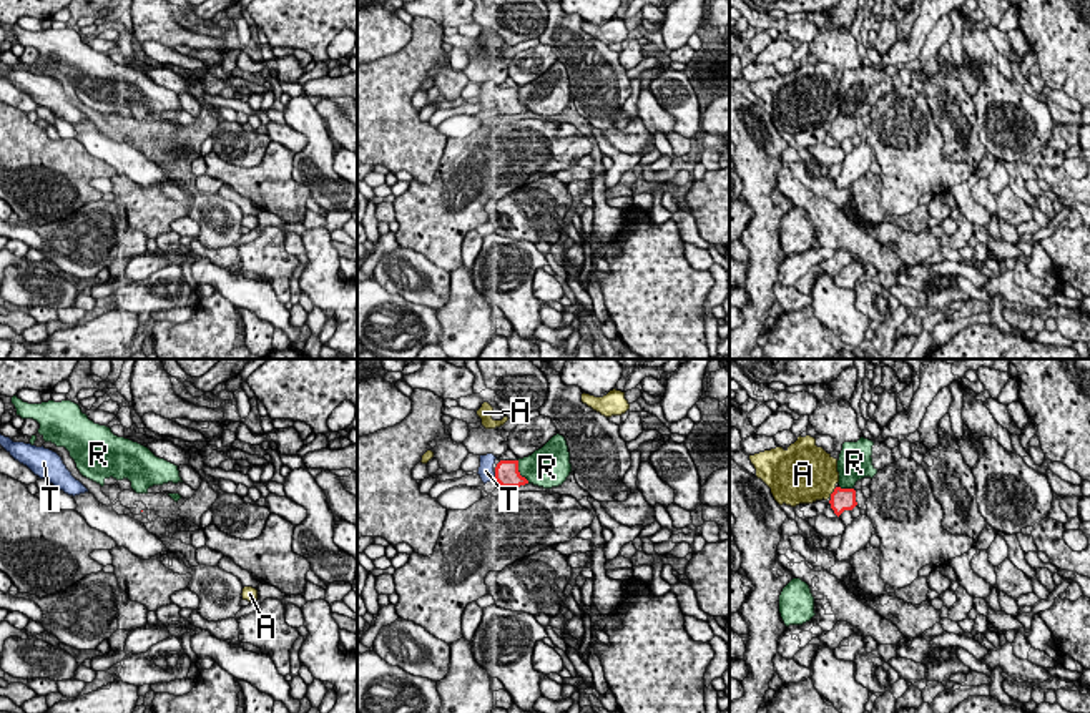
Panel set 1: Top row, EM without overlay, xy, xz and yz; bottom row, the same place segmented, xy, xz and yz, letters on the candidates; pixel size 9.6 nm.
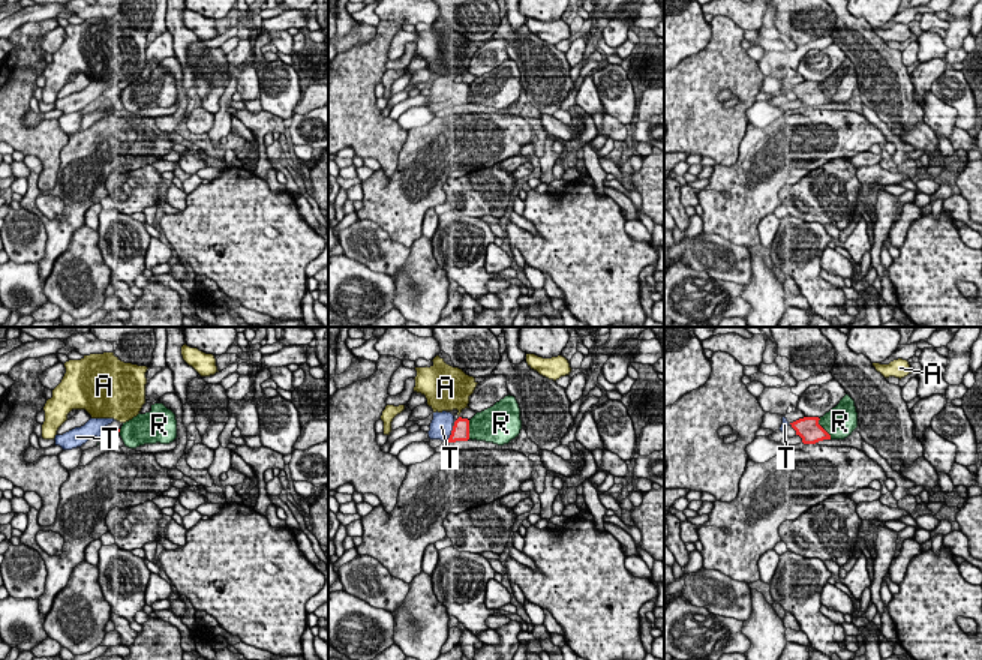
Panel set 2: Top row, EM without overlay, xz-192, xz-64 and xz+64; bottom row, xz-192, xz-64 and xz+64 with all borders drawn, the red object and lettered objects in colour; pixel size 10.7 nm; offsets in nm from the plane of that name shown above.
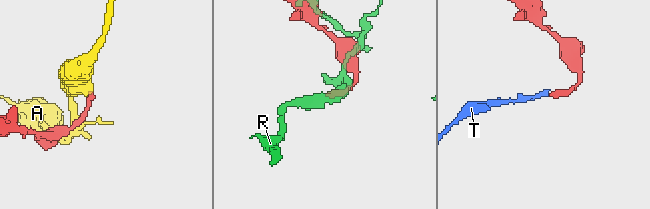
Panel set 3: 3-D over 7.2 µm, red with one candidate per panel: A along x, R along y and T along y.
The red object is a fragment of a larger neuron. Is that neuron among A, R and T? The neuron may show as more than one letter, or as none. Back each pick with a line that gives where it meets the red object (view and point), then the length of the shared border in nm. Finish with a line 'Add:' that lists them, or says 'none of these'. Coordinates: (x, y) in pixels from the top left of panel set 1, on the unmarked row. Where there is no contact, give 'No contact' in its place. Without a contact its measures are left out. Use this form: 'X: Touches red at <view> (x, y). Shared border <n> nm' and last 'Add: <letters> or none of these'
T: Touches red at xz (495, 103). Shared border 90 nm
Add: T

